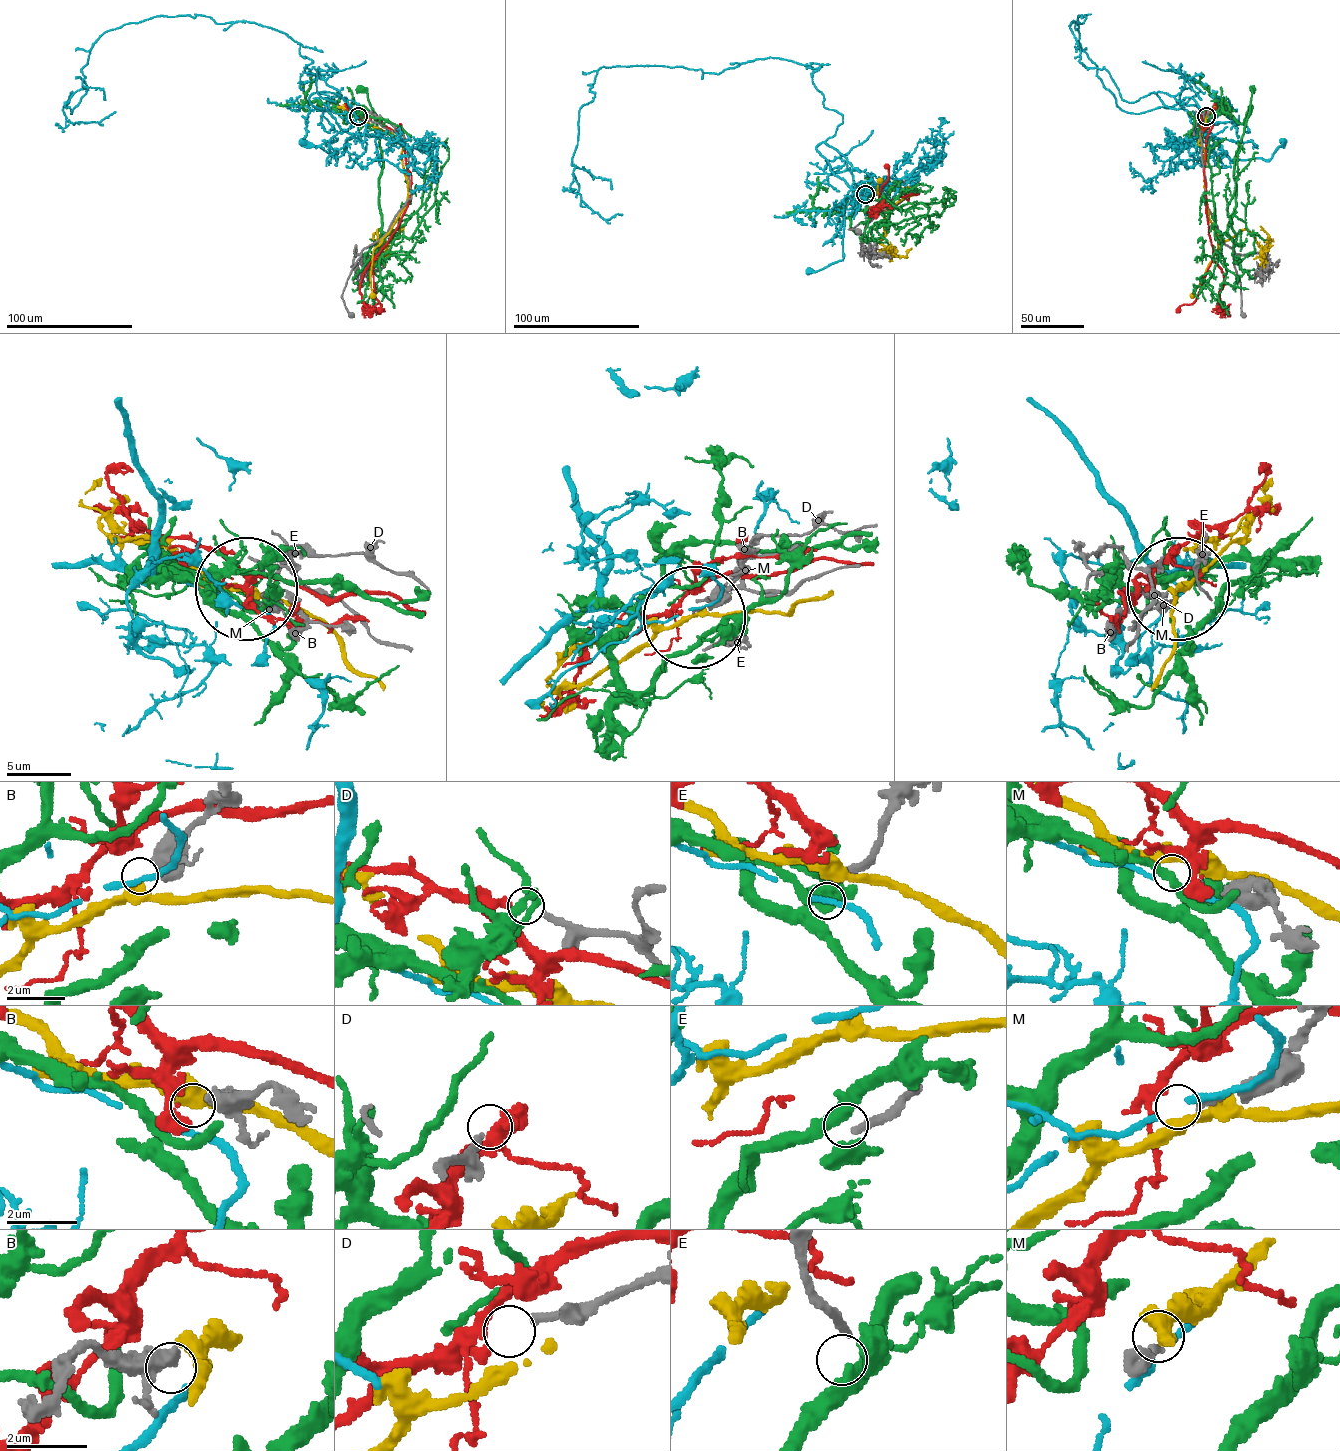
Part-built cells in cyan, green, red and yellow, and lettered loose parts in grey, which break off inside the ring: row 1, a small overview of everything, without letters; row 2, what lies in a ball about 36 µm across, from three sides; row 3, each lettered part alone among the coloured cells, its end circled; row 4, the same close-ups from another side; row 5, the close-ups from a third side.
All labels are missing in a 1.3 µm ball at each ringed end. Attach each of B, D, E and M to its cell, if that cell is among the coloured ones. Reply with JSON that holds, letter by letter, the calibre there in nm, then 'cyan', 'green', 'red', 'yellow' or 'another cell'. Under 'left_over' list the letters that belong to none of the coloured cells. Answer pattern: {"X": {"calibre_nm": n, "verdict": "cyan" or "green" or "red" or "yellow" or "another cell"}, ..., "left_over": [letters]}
{"B": {"calibre_nm": 440, "verdict": "yellow"}, "D": {"calibre_nm": 200, "verdict": "another cell"}, "E": {"calibre_nm": 240, "verdict": "green"}, "M": {"calibre_nm": 160, "verdict": "another cell"}, "left_over": ["D", "M"]}

